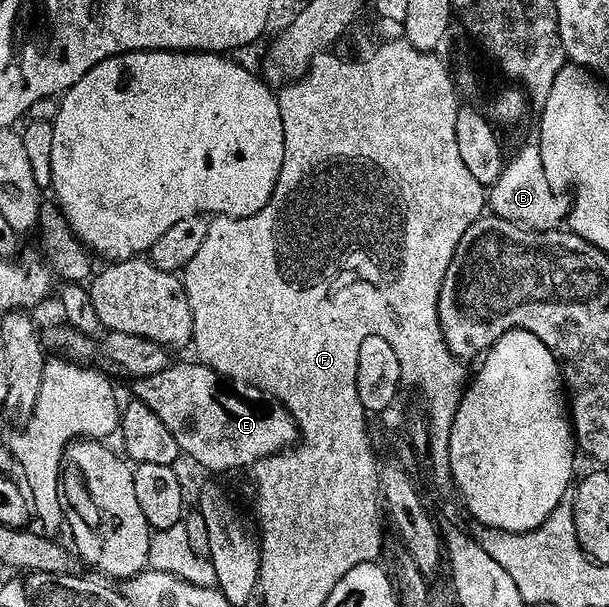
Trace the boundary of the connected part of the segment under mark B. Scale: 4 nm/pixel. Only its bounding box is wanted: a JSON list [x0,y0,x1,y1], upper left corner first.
[487,146,563,233]

